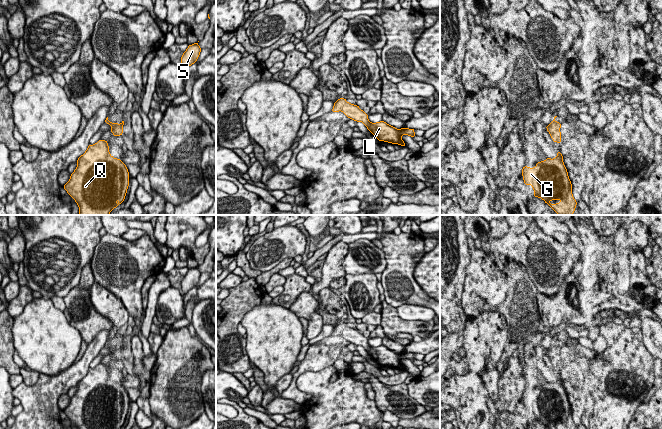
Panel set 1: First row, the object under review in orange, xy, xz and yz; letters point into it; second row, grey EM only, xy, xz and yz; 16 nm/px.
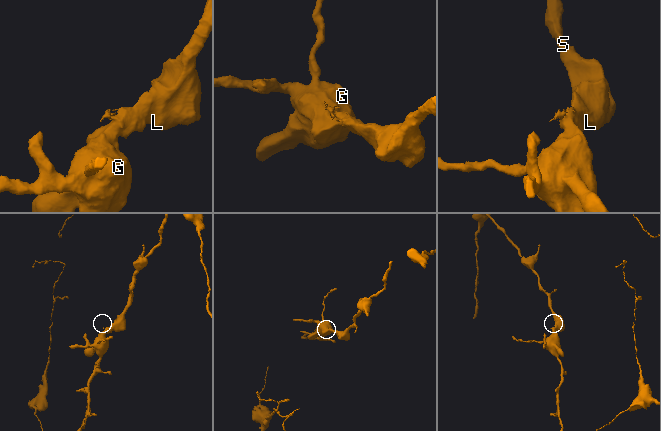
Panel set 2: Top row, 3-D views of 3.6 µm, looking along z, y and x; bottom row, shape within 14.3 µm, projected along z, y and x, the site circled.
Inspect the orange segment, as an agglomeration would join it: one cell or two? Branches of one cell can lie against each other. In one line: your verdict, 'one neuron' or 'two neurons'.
one neuron

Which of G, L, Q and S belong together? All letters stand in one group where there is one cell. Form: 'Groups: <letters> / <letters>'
Groups: G L Q S

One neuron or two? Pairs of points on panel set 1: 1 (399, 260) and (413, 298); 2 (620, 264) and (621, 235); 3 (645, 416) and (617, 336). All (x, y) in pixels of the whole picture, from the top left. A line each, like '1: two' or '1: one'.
1: one
2: one
3: two

